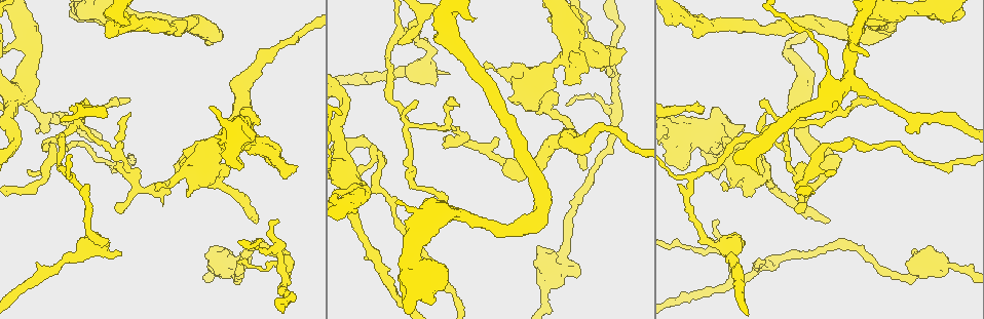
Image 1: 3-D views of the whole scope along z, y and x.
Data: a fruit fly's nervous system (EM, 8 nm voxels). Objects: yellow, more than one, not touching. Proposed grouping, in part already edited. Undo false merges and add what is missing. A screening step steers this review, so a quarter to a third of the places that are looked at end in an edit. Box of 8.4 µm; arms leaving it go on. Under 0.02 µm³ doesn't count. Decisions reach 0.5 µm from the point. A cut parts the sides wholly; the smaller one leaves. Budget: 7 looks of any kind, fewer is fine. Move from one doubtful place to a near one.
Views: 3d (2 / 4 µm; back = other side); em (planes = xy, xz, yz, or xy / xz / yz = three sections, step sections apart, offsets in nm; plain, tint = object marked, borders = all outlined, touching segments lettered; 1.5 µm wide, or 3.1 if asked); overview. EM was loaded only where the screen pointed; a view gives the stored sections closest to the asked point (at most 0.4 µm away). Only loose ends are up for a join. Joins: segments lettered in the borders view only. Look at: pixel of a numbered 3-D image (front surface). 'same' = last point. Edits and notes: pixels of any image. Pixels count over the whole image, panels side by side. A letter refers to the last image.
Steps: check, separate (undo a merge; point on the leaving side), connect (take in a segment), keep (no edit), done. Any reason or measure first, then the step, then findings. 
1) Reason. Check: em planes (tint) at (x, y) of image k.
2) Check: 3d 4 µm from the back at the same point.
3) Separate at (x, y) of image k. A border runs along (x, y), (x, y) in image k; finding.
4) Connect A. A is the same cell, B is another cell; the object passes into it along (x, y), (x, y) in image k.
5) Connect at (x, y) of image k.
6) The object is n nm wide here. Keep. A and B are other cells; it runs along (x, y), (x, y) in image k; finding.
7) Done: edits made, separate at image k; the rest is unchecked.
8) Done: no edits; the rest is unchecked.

Three arms meet. Check: 3d 2 µm at (77, 124) of image 1.

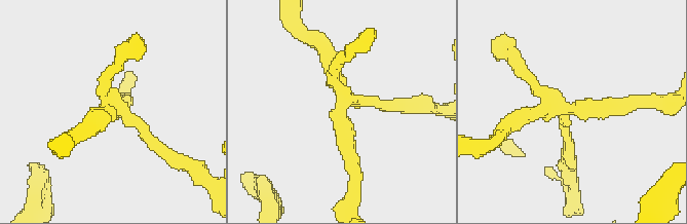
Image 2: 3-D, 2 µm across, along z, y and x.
Need the tissue. Check: em planes (borders) at (119, 106) of image 2.

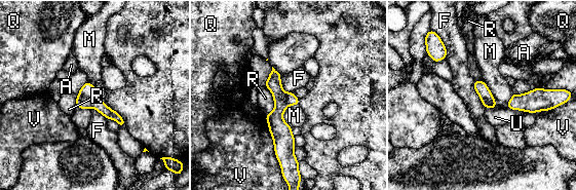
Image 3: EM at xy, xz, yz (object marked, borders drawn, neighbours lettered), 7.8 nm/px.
Separate at (81, 102) of image 3. A, F, M, Q, R, U and V are other cells; the part that leaves runs along (273, 73), (278, 128), (294, 160) in image 3; a second neuron is stuck on.

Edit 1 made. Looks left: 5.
Branch stops here. Check: em planes (borders) at (716, 107) of image 1.

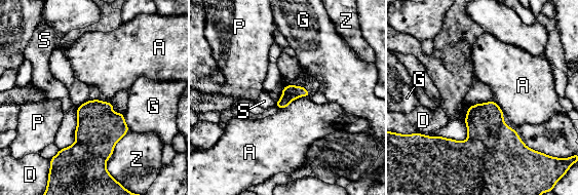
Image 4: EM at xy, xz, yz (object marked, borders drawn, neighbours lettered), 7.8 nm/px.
Keep. A, D, G, P, S and Z are other cells; a border runs along (308, 95), (296, 98), (279, 109) in image 4; no lettered segment goes on from it.

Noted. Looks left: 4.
Stops while still wide. Check: em xy step 4 (tint) at (626, 50) of image 1.

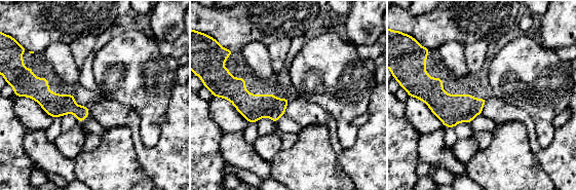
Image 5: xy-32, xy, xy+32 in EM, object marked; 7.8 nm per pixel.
Cut it another way. Check: em planes (borders) at the same point.

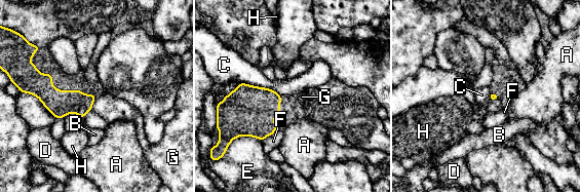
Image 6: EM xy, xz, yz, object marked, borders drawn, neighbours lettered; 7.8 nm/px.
Keep. A, B, C, D, E, F, G and H are other cells; a border runs along (239, 82), (271, 88), (280, 94) in image 6; no lettered segment goes on from it.

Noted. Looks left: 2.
Done: edits made, separate at image 3; the rest is unchecked.

